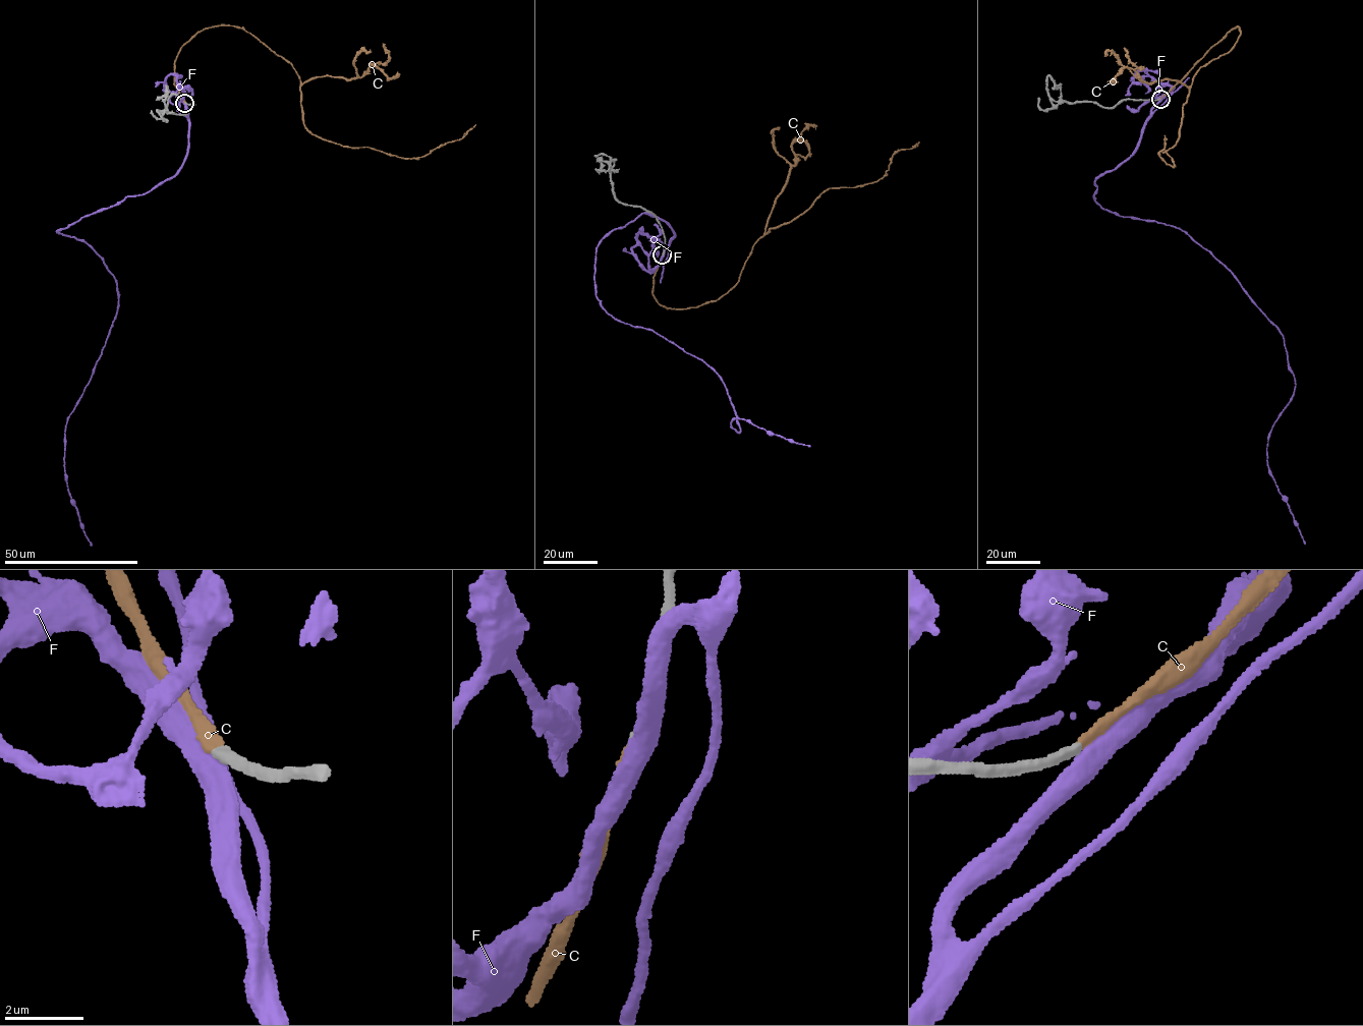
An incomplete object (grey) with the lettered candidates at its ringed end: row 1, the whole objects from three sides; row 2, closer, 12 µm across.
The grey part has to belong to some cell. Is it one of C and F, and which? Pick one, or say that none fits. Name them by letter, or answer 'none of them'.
C

